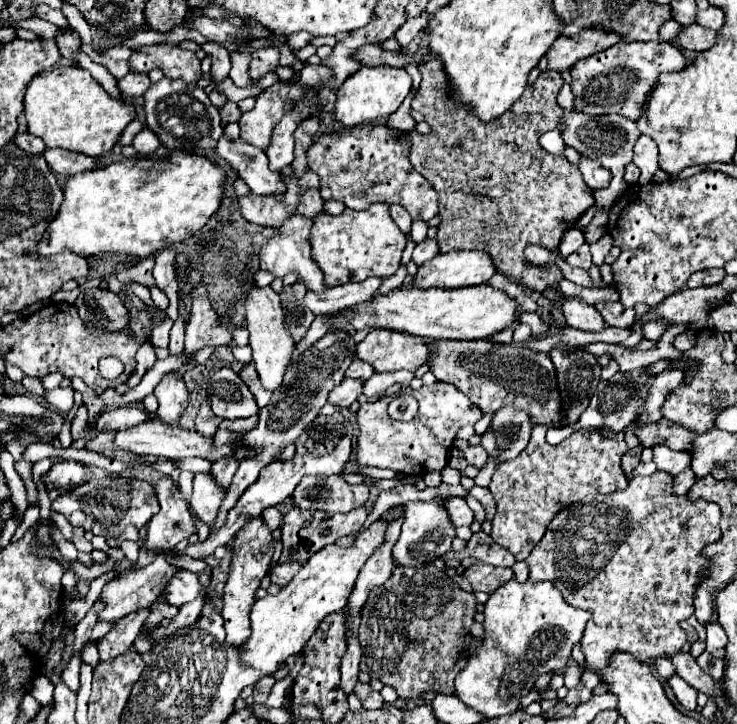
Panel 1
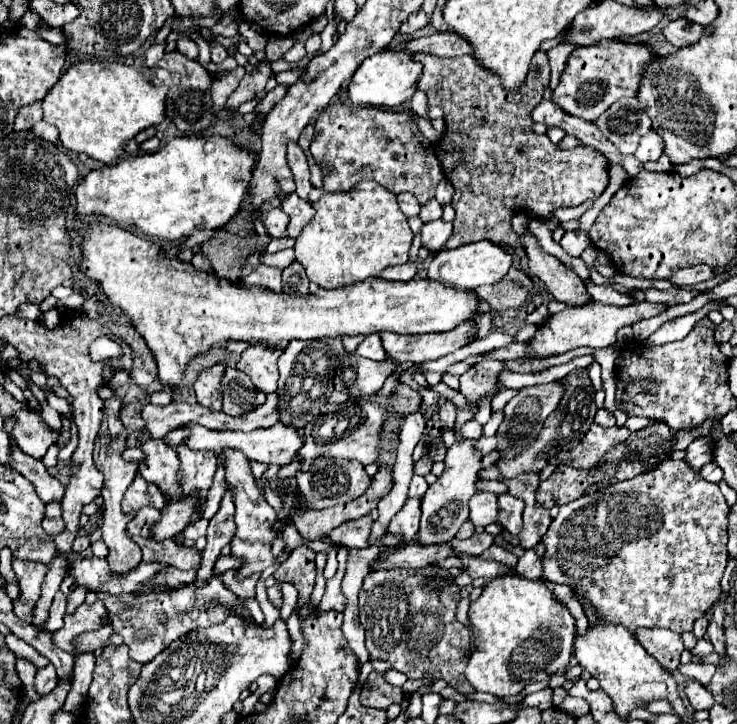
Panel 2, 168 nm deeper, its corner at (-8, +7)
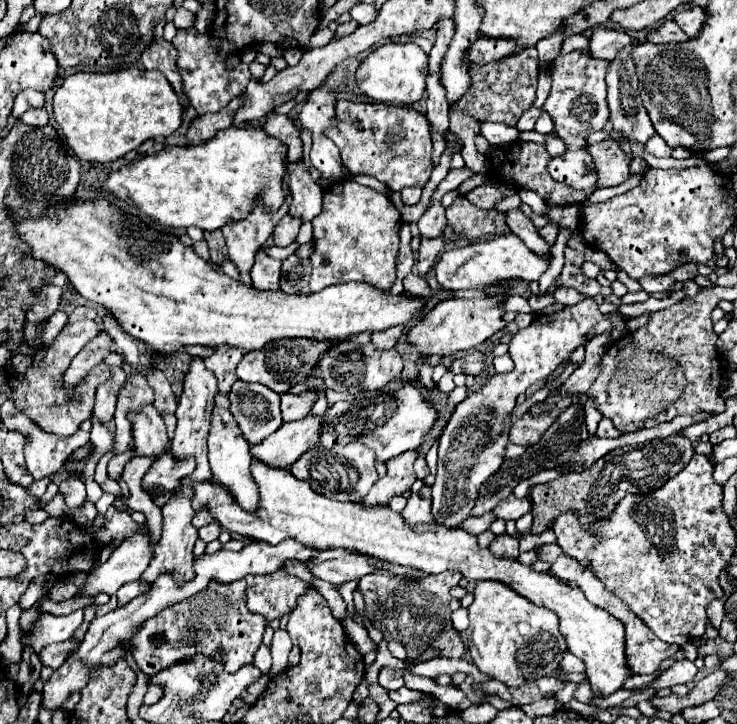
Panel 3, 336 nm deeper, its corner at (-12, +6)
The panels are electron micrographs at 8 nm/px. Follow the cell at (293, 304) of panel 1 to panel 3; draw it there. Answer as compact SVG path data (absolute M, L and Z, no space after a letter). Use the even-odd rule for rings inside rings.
M290 255L282 265L280 291L284 293L300 293L308 287L310 281L310 259L300 259L298 255Z

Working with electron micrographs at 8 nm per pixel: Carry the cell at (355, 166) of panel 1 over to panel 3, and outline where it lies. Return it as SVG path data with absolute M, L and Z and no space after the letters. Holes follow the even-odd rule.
M338 101L336 125L326 131L326 137L336 143L342 163L352 175L372 175L390 191L402 191L404 187L414 185L424 187L430 179L430 125L428 119L414 109L380 103Z

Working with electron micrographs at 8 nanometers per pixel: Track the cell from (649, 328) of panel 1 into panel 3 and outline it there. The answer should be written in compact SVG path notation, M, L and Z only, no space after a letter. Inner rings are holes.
M508 354L495 357L493 365L496 373L507 373L514 369L514 362Z

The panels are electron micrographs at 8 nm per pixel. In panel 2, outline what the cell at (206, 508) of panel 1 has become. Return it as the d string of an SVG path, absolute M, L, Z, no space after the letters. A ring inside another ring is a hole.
M180 500L172 502L162 510L162 520L154 524L152 534L156 540L174 538L192 522L192 512L196 512L196 500Z

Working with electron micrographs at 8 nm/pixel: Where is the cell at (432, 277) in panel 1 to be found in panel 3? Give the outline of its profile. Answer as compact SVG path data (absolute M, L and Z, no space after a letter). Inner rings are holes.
M506 233L466 247L444 251L434 265L434 271L438 283L444 289L486 289L510 279L538 281L540 275L548 269L548 265L550 257L540 257L538 253L532 253L532 249L528 249L520 241L520 237L516 237L514 233Z

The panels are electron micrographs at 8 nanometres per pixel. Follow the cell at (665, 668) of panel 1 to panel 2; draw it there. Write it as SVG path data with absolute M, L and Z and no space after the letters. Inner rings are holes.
M690 662L690 664L680 664L678 666L678 672L684 674L684 676L692 676L692 678L698 678L704 686L710 684L714 672L716 672L716 666L712 664L698 664L698 662Z

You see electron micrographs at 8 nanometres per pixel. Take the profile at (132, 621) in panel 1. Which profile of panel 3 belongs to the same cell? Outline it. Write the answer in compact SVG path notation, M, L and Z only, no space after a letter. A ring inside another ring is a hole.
M68 639L68 641L64 641L64 643L54 643L54 645L50 645L48 649L40 651L38 657L40 657L42 665L56 669L58 665L64 663L64 659L66 659L66 657L72 653L72 649L78 647L78 645L80 645L80 641L76 641L76 639Z

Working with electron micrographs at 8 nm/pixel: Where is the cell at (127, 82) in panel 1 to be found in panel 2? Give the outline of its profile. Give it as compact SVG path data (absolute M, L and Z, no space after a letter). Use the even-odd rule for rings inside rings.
M162 42L162 44L154 44L154 46L150 46L150 48L146 50L146 60L144 60L144 66L146 66L148 70L156 68L156 64L160 62L160 56L164 56L164 48L166 48L166 44Z

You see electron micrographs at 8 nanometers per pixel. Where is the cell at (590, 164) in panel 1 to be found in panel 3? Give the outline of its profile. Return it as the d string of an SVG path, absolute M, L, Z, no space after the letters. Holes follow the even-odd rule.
M546 137L544 147L546 147L546 151L548 151L552 157L558 157L558 155L562 155L562 153L566 151L566 145L564 145L560 139L556 139L556 137Z

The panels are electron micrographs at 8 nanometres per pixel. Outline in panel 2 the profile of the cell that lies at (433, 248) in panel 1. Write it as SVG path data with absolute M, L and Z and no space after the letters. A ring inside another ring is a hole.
M434 220L434 222L428 222L424 224L422 228L422 244L432 252L440 252L446 244L446 240L450 238L452 234L452 224L450 222L444 222L444 220Z

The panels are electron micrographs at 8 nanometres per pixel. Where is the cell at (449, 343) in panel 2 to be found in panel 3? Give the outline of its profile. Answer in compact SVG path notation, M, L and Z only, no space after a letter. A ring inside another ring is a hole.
M496 293L484 299L468 299L468 301L442 301L434 309L428 311L414 327L408 329L408 341L426 355L452 355L458 351L468 351L484 343L496 331L506 329L502 303L508 299L506 293Z

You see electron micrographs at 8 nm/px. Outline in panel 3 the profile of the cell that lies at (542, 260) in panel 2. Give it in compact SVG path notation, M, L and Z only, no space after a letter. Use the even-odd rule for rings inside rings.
M510 209L504 215L506 215L506 223L508 223L510 231L516 233L534 253L540 253L540 255L548 255L550 253L550 245L538 235L538 231L532 225L532 221L520 209Z

